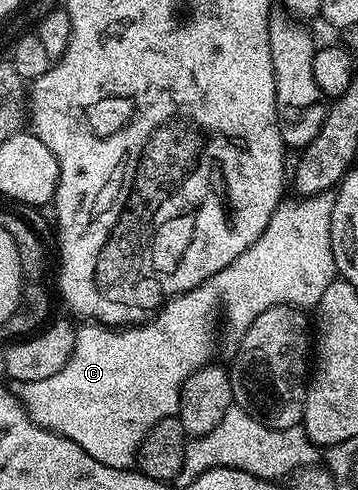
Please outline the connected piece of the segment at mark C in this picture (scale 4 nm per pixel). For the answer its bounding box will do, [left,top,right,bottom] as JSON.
[20,192,336,468]

